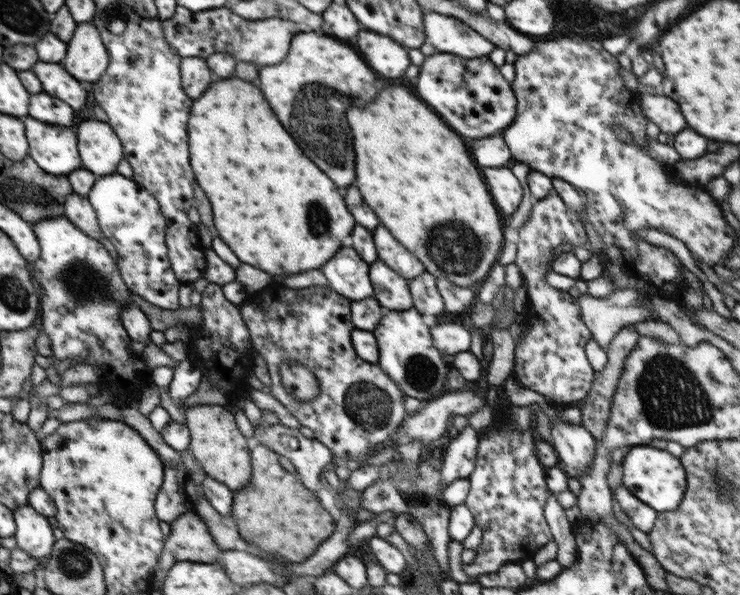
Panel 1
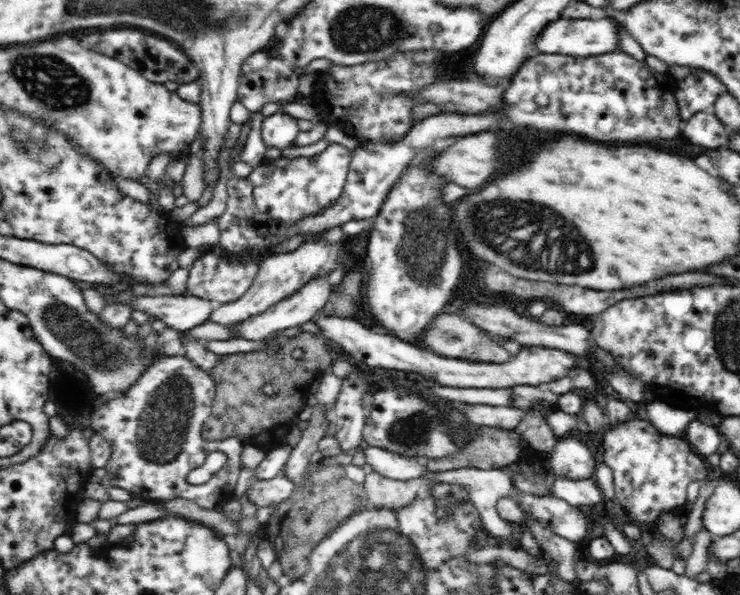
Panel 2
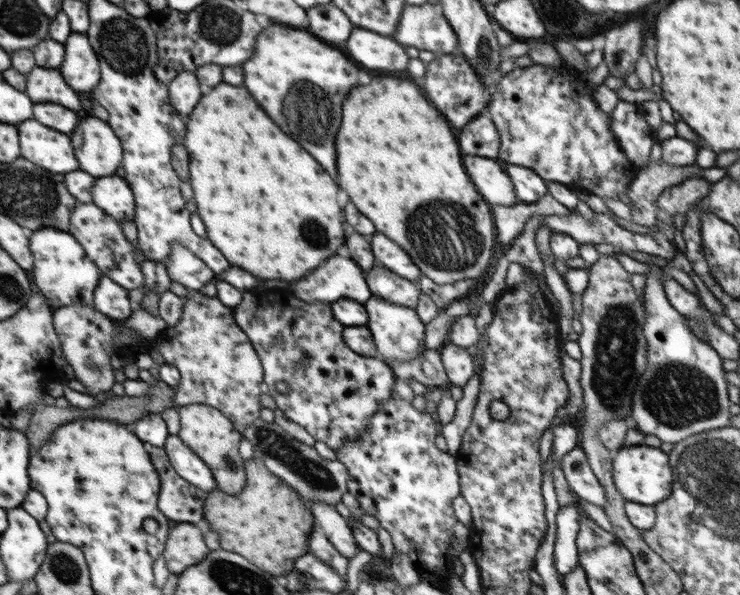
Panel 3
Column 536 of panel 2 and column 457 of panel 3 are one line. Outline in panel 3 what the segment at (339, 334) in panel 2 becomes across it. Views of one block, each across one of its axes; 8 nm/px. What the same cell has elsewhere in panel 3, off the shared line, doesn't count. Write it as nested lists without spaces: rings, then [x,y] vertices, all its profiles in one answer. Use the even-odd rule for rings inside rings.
[[[446,343],[440,352],[449,382],[463,387],[474,376],[472,356],[468,350],[449,343]]]

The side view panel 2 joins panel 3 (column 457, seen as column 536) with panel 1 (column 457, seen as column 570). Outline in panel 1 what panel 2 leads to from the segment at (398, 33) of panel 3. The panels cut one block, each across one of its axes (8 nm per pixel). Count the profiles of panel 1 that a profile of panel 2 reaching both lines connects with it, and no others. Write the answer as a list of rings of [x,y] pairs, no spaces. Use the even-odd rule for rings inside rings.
[[[432,11],[428,15],[423,15],[423,23],[426,35],[425,42],[432,44],[440,53],[452,53],[462,58],[480,58],[481,56],[488,56],[497,47],[485,36],[472,30],[471,26],[445,14]]]

